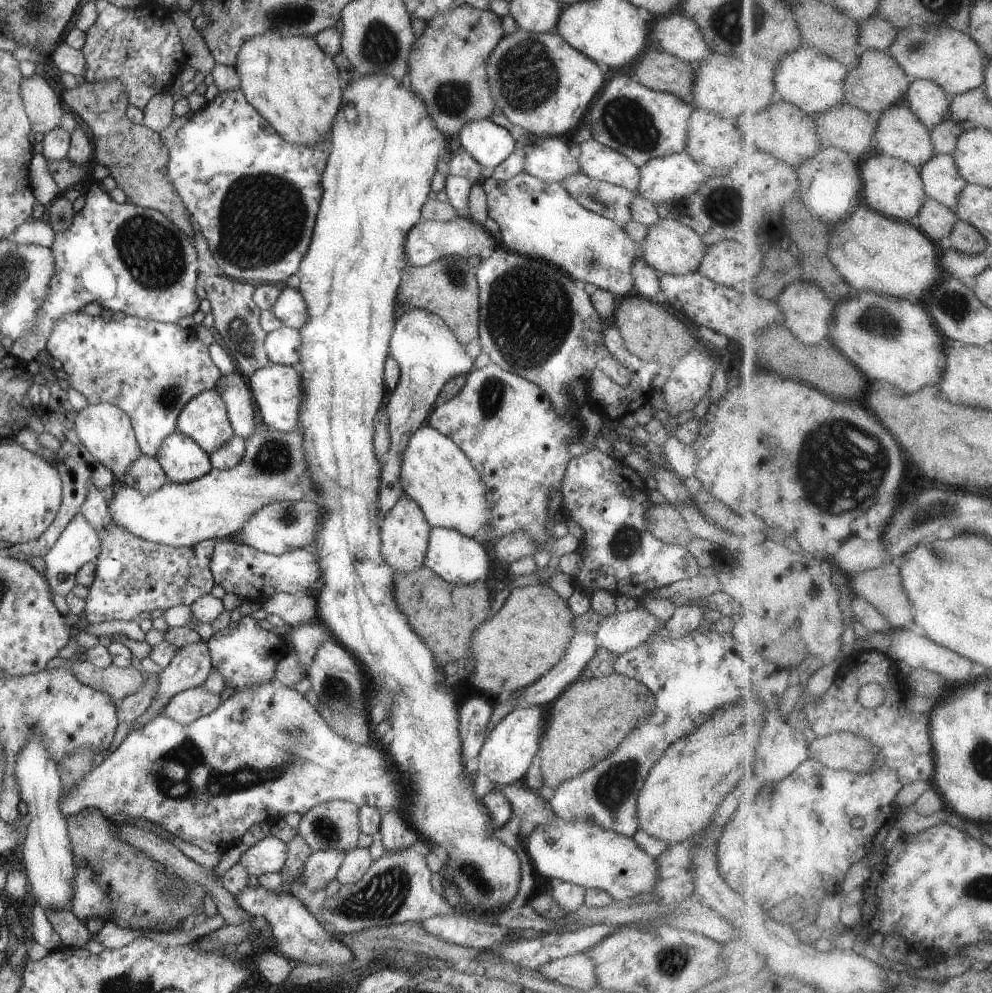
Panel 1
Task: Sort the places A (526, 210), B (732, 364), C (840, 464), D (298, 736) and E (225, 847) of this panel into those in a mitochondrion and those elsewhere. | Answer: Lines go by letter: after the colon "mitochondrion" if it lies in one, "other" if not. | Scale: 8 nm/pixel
A: other
B: other
C: mitochondrion
D: mitochondrion
E: other

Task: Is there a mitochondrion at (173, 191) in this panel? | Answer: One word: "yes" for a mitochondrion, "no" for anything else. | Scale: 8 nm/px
no

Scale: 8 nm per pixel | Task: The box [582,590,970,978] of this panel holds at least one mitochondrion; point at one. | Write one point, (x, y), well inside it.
(612, 788)

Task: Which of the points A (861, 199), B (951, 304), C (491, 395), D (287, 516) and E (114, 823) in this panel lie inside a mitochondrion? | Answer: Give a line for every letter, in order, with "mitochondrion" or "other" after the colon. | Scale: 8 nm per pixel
A: other
B: mitochondrion
C: mitochondrion
D: mitochondrion
E: other

